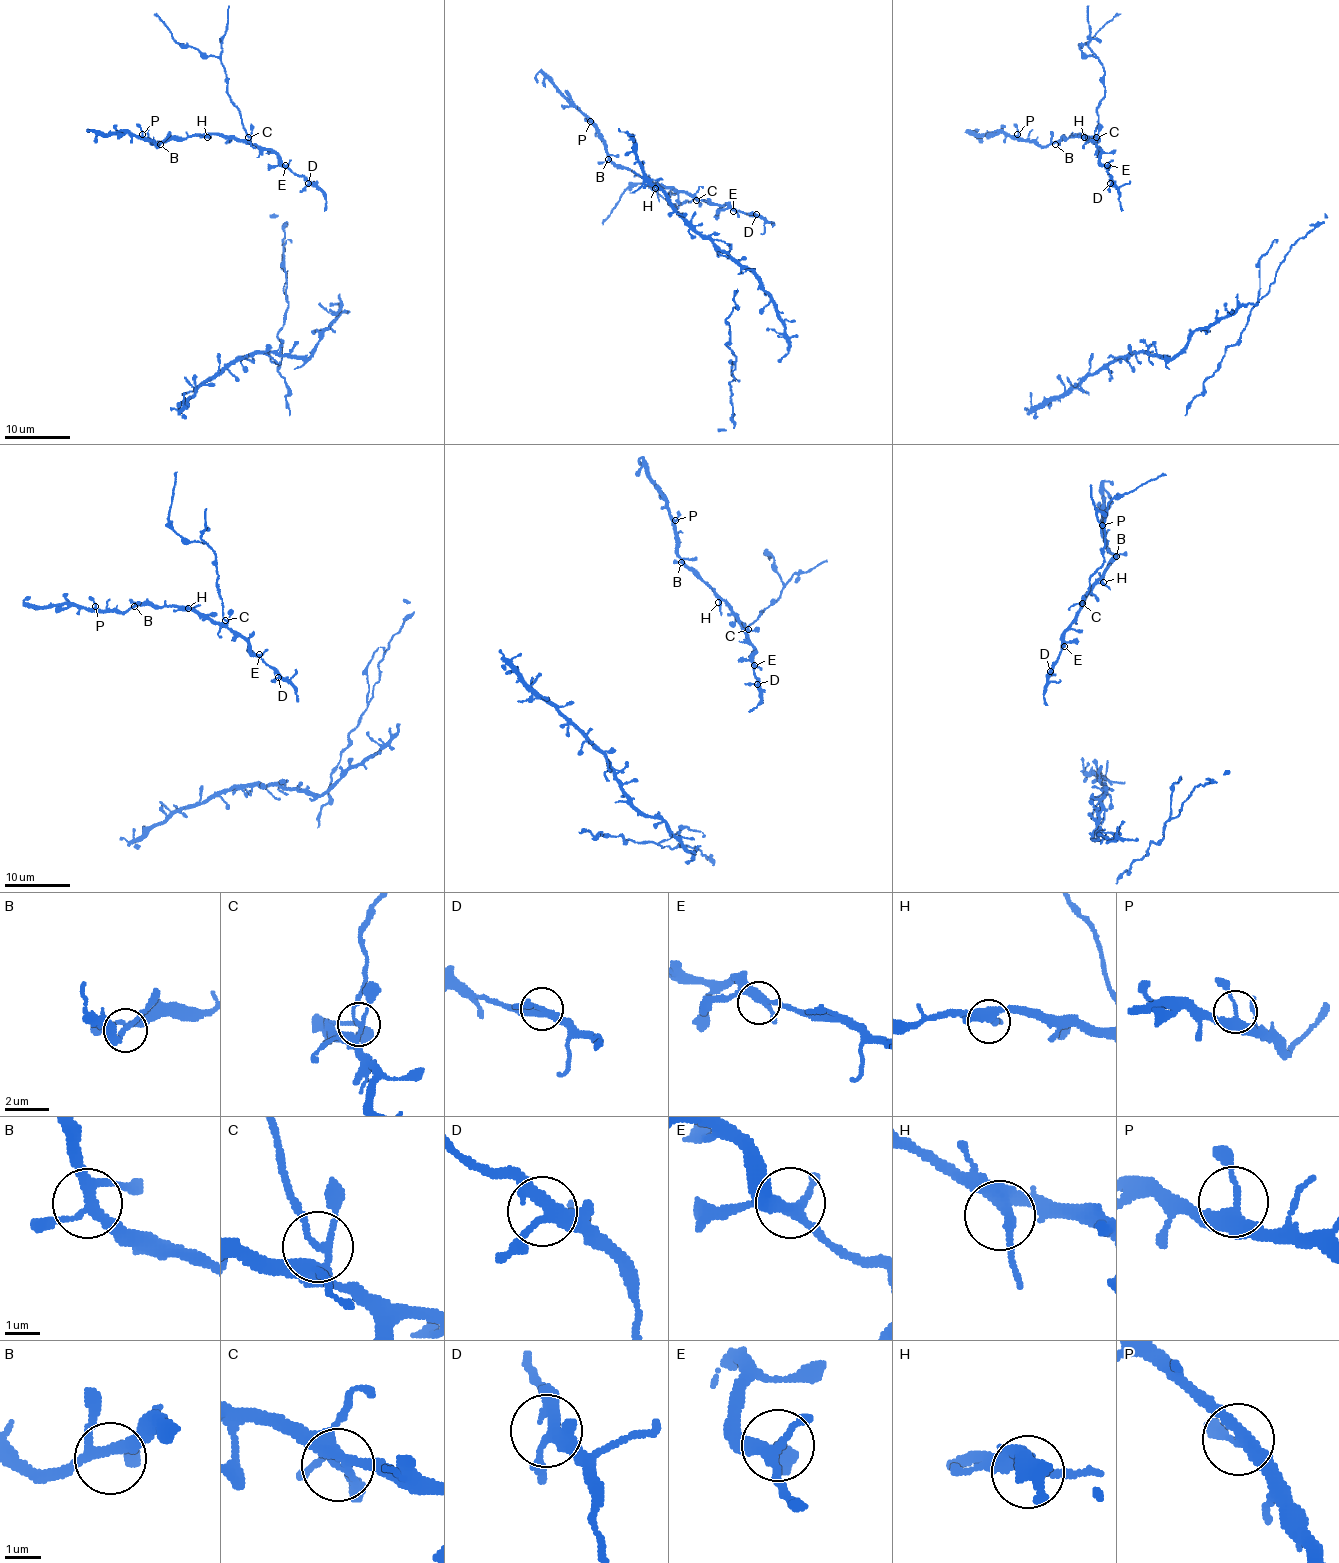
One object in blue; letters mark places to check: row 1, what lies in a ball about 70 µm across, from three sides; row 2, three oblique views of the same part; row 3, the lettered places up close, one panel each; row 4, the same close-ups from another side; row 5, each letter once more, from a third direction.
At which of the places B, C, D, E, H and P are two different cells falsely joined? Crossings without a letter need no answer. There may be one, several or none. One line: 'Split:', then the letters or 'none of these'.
Split: C

